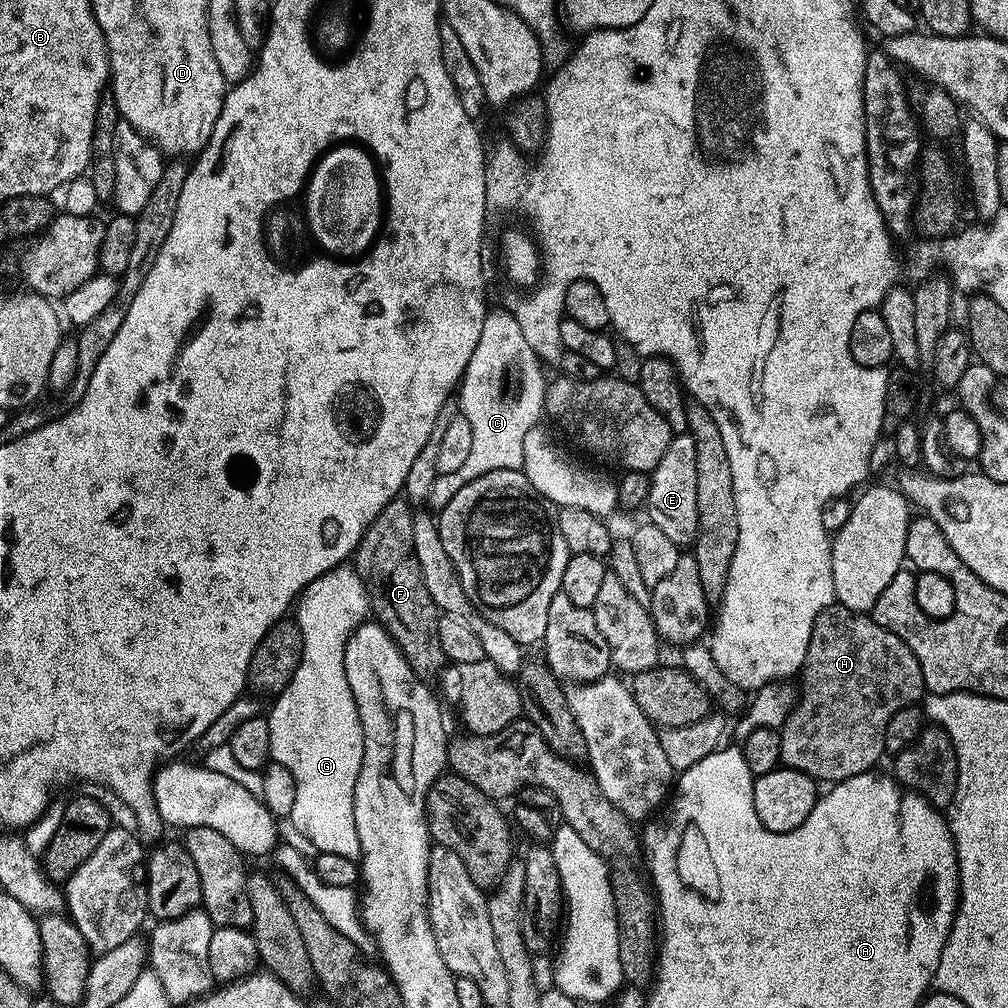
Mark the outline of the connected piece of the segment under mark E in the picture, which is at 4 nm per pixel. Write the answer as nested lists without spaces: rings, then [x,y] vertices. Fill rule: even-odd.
[[[689,434],[673,435],[662,462],[651,472],[649,496],[646,505],[647,519],[679,546],[691,545],[697,537],[698,522],[698,467],[695,462],[695,440]]]

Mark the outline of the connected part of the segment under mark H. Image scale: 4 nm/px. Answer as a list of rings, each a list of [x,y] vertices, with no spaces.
[[[838,603],[822,610],[814,622],[803,676],[804,692],[802,688],[792,711],[778,728],[782,742],[780,762],[785,768],[805,772],[817,782],[839,782],[873,771],[880,756],[885,755],[886,722],[890,722],[898,710],[919,705],[926,696],[922,670],[910,646],[906,646],[898,634],[878,626],[871,615],[843,608]]]

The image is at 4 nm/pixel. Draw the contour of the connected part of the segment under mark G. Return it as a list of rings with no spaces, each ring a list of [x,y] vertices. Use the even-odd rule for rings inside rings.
[[[348,567],[330,569],[314,578],[314,582],[306,585],[300,593],[294,605],[294,619],[302,630],[302,662],[291,682],[273,699],[276,701],[272,704],[272,713],[268,712],[266,719],[270,726],[272,760],[280,763],[296,783],[296,793],[292,796],[291,827],[304,834],[316,852],[342,854],[342,858],[359,861],[360,843],[354,826],[354,786],[362,766],[364,735],[352,691],[344,678],[344,647],[357,625],[365,623],[366,584],[360,581],[354,569]]]

